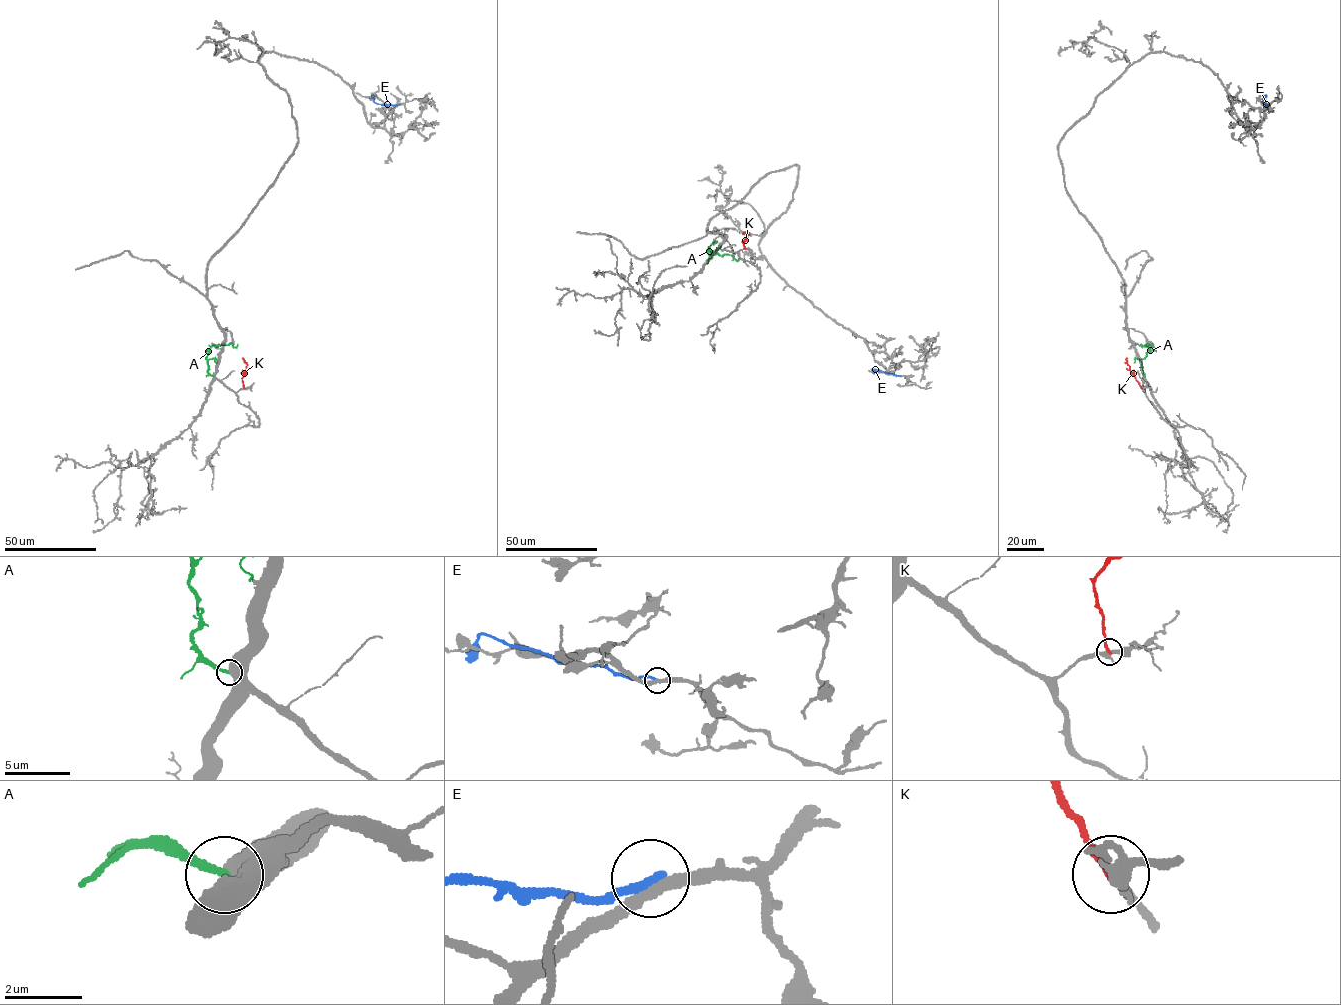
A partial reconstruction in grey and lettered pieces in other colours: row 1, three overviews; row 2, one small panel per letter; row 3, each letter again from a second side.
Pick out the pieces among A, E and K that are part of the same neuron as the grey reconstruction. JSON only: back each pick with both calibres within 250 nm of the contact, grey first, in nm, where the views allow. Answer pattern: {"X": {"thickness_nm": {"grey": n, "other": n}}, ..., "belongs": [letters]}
{"belongs": []}

